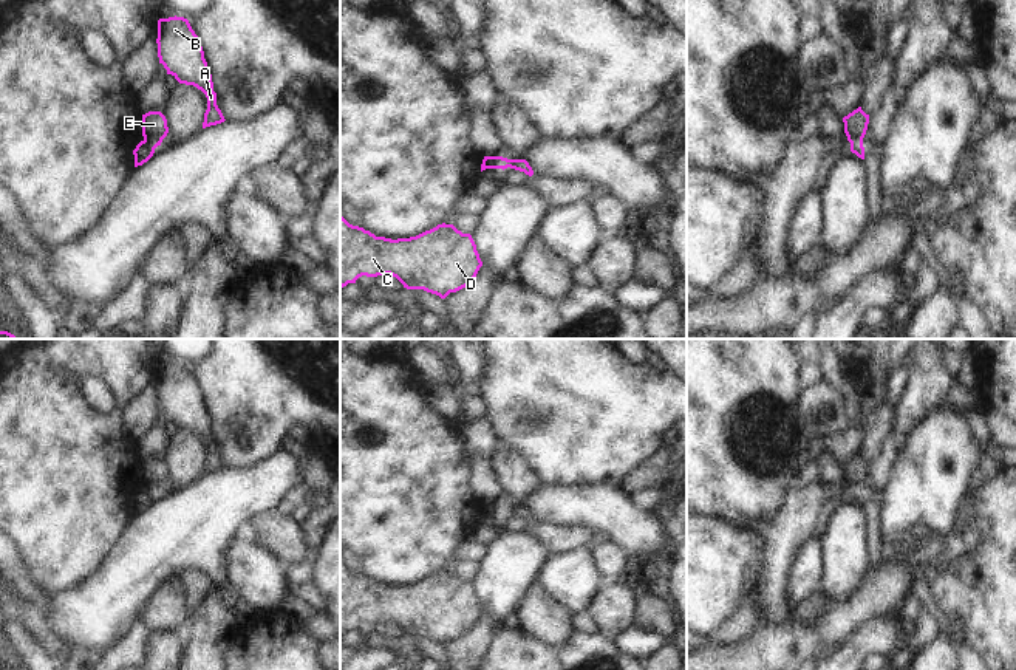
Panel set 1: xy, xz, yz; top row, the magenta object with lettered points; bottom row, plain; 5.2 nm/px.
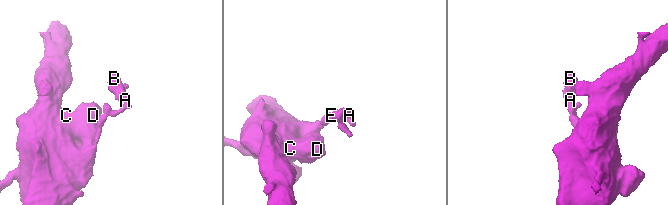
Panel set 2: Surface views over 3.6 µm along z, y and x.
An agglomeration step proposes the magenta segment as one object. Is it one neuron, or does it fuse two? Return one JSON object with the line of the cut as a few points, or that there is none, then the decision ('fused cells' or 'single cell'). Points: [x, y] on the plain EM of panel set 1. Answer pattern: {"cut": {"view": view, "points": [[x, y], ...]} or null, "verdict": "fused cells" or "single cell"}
{"cut": {"view": "xy", "points": [[144, 485], [156, 492]]}, "verdict": "fused cells"}

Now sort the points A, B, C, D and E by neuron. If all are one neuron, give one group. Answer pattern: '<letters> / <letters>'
A B E / C D

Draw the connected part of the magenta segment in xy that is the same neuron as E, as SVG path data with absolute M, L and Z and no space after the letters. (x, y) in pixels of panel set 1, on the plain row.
M148 458L142 461L142 483L145 487L158 494L167 480L167 466L161 458Z

